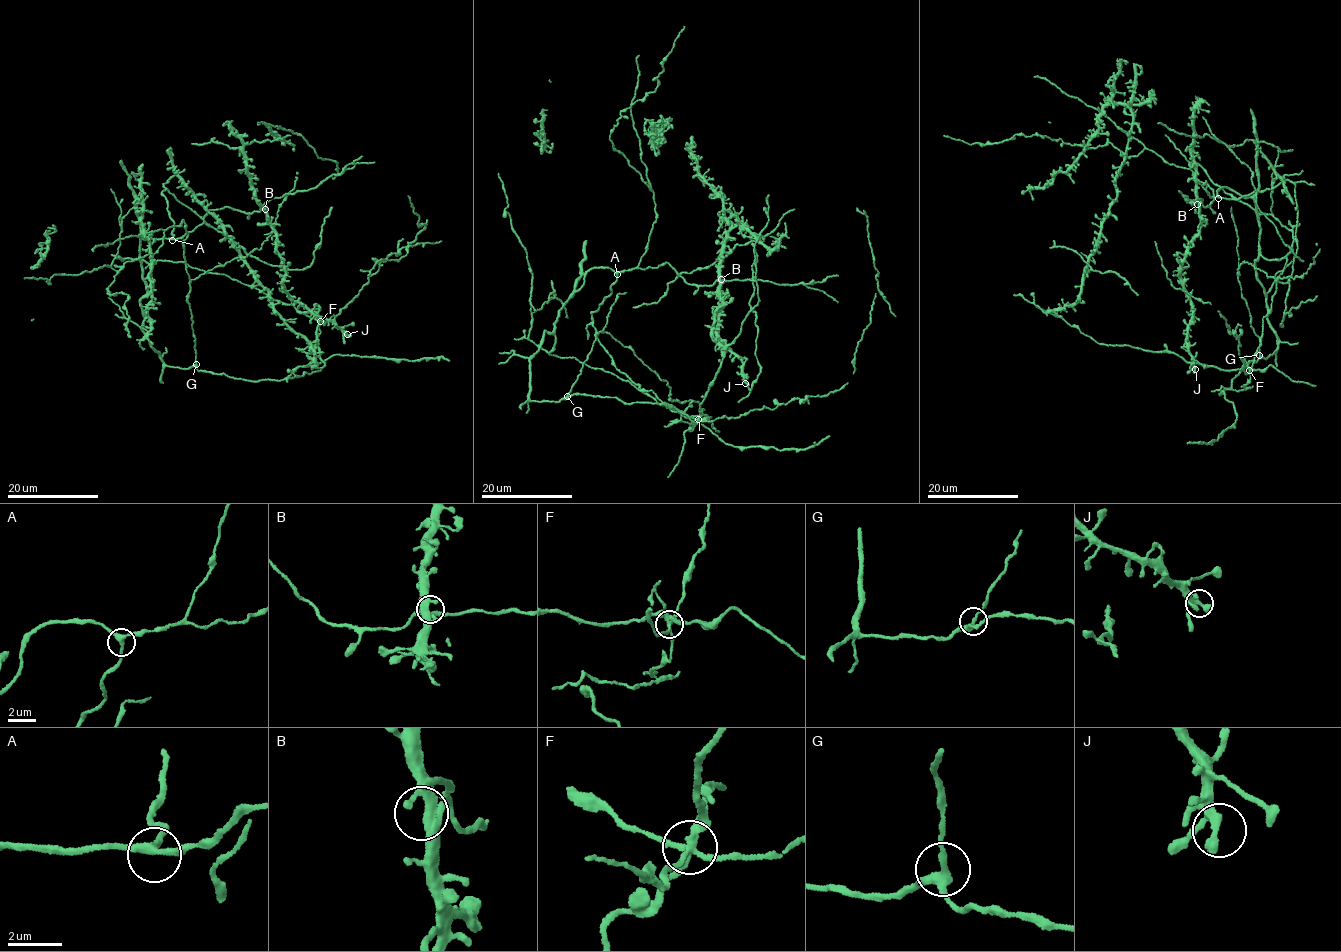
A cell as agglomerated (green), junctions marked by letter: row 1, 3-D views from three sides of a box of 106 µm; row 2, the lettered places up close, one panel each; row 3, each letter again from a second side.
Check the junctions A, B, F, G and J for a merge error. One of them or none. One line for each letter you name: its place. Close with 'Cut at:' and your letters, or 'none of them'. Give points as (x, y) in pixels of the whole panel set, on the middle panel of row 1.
F: (698, 419)
Cut at: F

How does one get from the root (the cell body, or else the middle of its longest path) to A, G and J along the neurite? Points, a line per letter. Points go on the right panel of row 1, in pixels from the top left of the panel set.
A: (1279, 280), (1285, 256), (1293, 250), (1280, 259), (1263, 258), (1255, 199), (1223, 187), (1216, 192), (1218, 198)
G: (1279, 280), (1292, 249), (1280, 259), (1260, 255), (1255, 262), (1277, 338), (1272, 356), (1259, 355)
J: (1279, 280), (1293, 250), (1263, 258), (1255, 199), (1214, 198), (1206, 181), (1214, 199), (1180, 270), (1195, 369)

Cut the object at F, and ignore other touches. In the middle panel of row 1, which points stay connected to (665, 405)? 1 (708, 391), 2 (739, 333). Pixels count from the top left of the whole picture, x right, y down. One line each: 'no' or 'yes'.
1: no
2: no

